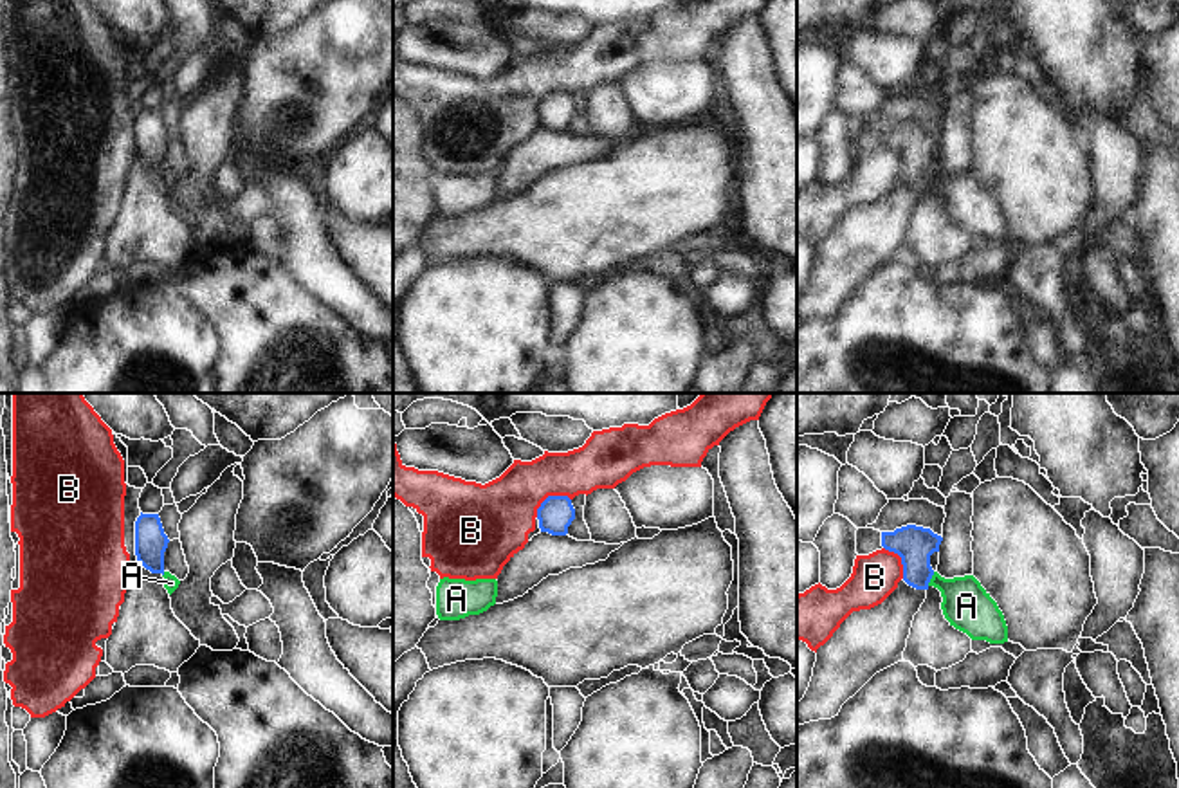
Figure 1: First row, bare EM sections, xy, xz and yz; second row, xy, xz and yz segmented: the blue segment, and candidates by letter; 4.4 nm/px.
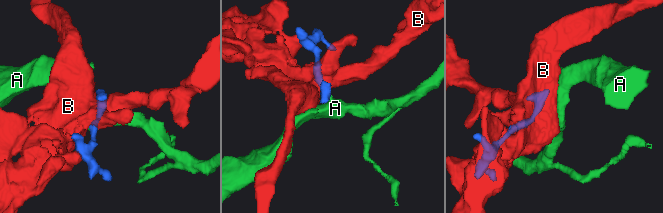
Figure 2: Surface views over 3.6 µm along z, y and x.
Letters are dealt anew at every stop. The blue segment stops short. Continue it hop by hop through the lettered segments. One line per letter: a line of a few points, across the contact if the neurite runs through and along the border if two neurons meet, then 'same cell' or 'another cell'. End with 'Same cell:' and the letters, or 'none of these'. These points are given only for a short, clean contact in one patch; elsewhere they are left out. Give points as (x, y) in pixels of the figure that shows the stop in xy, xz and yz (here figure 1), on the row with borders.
A: yz (934, 572), (927, 585) | another cell
B: another cell
Same cell: none of these

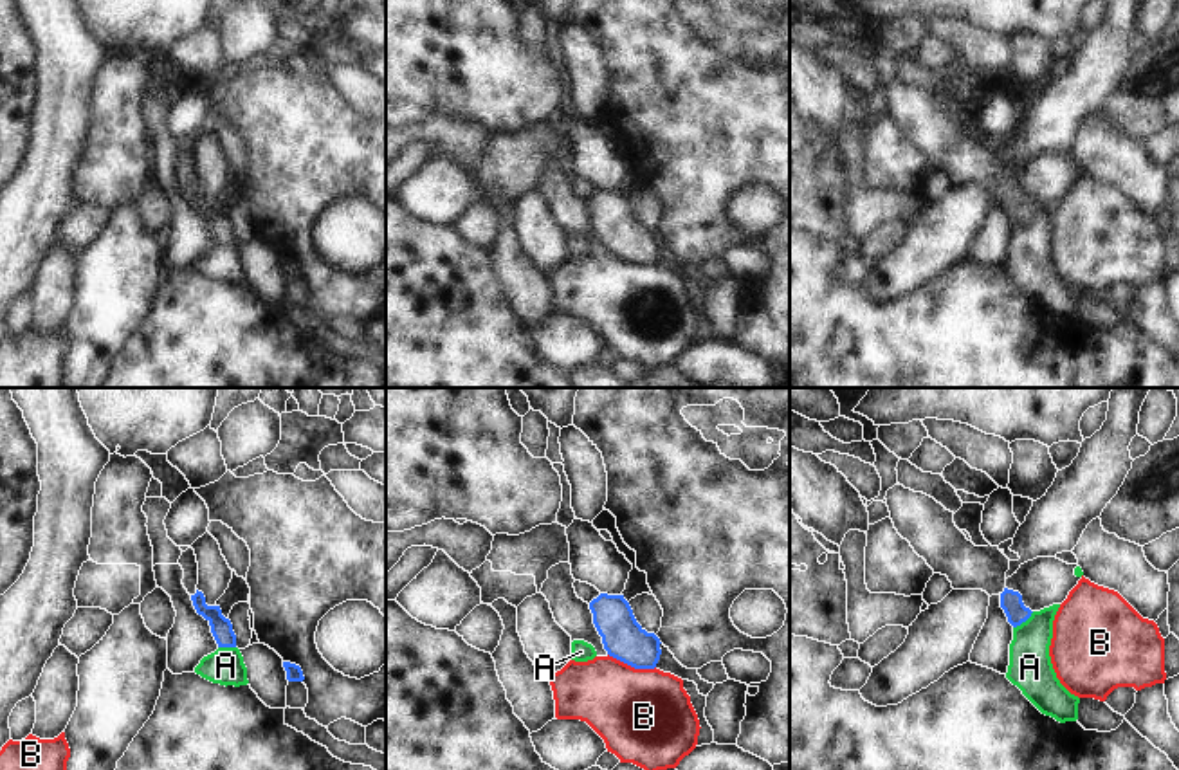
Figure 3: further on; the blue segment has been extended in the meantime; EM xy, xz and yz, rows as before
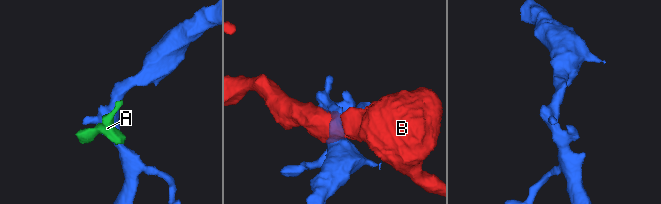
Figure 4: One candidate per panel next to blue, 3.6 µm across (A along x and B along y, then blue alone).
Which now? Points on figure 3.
A: another cell
B: another cell
Same cell: none of these

